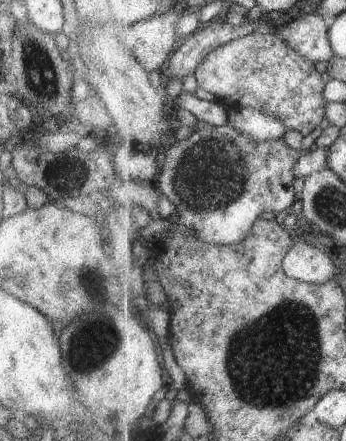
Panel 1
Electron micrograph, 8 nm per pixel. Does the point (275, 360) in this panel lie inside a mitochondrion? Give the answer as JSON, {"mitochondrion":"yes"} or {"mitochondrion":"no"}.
{"mitochondrion":"yes"}

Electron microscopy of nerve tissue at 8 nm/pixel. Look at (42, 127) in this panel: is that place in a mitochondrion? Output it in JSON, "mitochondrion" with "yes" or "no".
{"mitochondrion":"no"}

